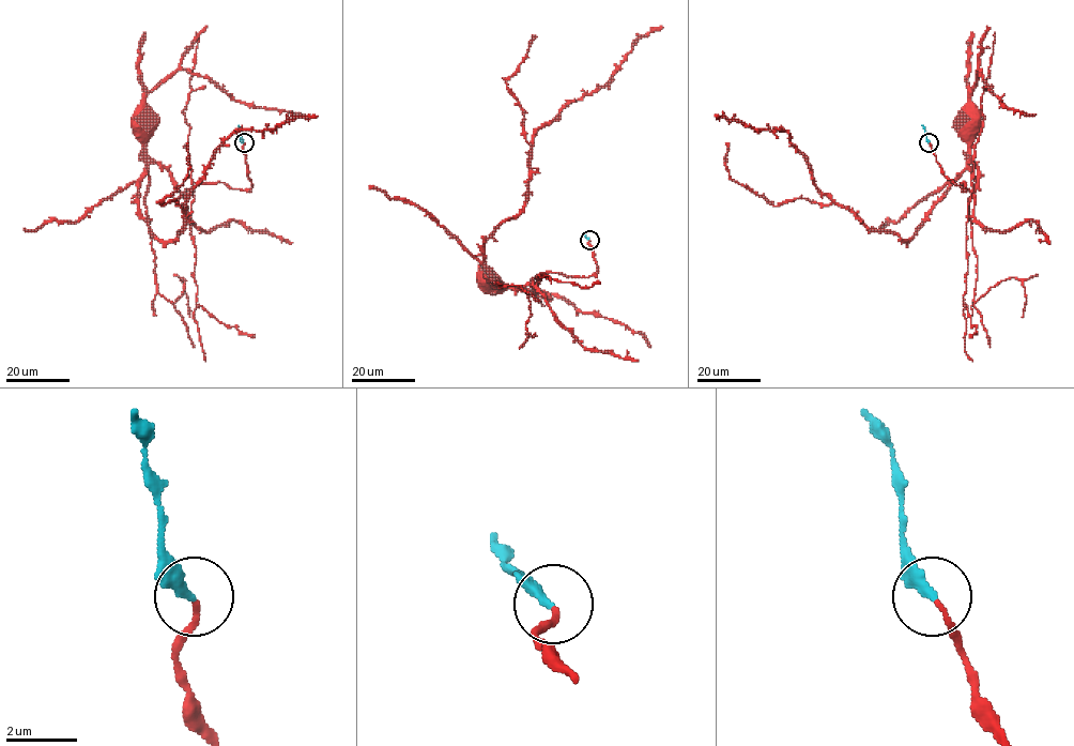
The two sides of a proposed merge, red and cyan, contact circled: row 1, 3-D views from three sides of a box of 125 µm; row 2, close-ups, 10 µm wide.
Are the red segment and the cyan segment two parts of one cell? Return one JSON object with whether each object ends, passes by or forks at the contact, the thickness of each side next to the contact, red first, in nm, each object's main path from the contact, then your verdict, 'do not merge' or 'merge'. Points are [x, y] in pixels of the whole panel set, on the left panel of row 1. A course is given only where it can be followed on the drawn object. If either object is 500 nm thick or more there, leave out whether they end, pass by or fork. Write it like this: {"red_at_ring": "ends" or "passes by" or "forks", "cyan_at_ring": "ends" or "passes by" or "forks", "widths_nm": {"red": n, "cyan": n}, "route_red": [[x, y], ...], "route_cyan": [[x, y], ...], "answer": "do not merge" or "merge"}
{"red_at_ring": "ends", "cyan_at_ring": "ends", "widths_nm": {"red": 150, "cyan": 320}, "route_red": [[244, 142], [247, 189], [181, 192], [148, 158], [138, 212], [158, 239], [178, 237], [229, 137], [317, 116]], "route_cyan": [[244, 142], [238, 125]], "answer": "merge"}

